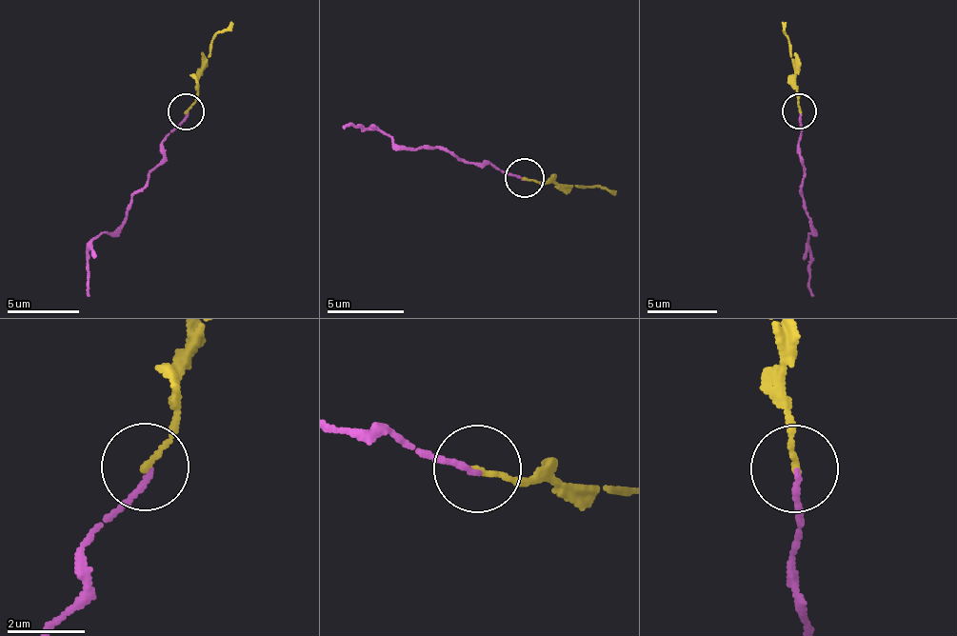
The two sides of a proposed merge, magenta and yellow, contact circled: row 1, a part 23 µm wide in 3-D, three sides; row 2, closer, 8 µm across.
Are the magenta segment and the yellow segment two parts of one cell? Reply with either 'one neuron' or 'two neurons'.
two neurons

